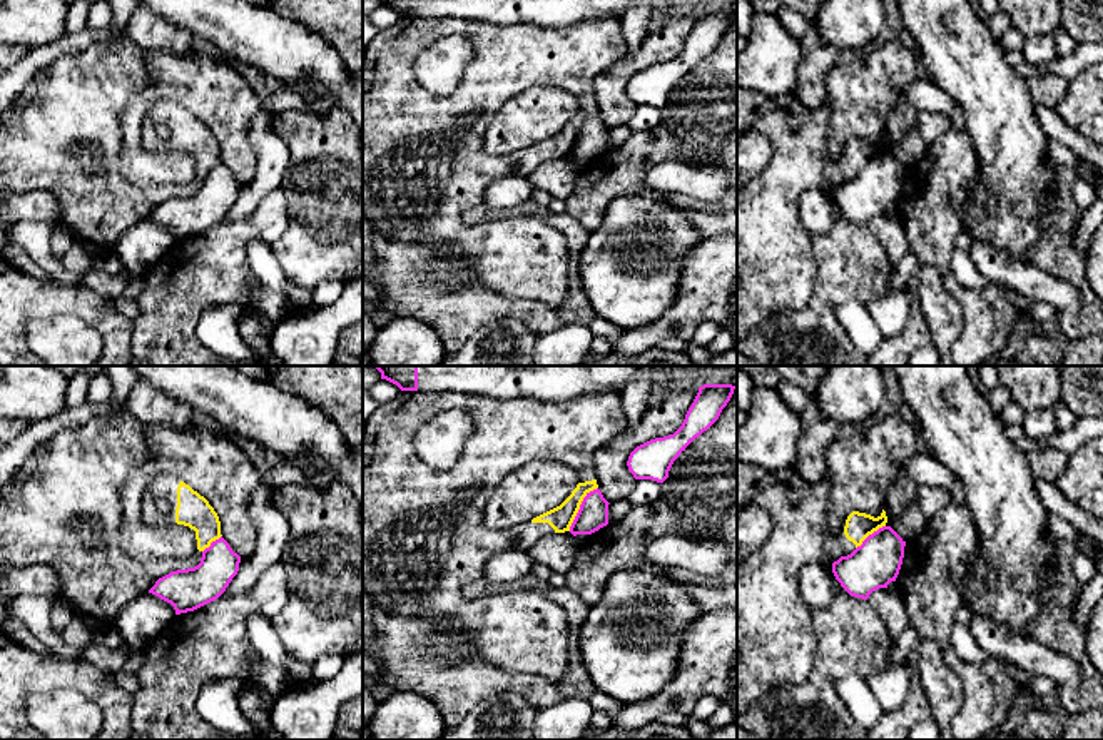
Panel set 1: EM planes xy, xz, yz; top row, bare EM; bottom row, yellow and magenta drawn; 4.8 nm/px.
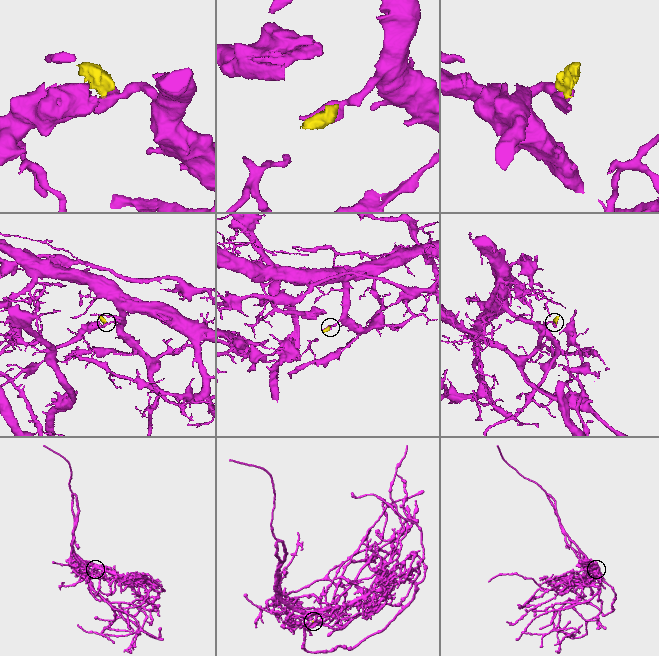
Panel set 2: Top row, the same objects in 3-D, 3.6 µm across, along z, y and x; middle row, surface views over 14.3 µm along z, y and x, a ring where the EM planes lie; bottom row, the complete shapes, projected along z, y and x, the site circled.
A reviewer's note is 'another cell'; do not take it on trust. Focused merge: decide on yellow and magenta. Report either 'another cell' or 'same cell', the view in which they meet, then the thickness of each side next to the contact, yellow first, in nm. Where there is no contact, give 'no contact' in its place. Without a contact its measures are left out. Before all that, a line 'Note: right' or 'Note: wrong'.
Note: right
another cell; meets yellow in xz; 120 nm thick on the yellow side, 140 nm on the other

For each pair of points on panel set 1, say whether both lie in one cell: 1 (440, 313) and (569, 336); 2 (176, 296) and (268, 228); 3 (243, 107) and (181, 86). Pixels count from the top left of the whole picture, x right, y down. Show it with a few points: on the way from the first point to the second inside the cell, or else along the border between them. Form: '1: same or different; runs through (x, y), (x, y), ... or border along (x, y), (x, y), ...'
1: different; border along (585, 324), (564, 324), (538, 334)
2: same; runs through (199, 273), (244, 231)
3: same; runs through (228, 104), (208, 86), (196, 86)

